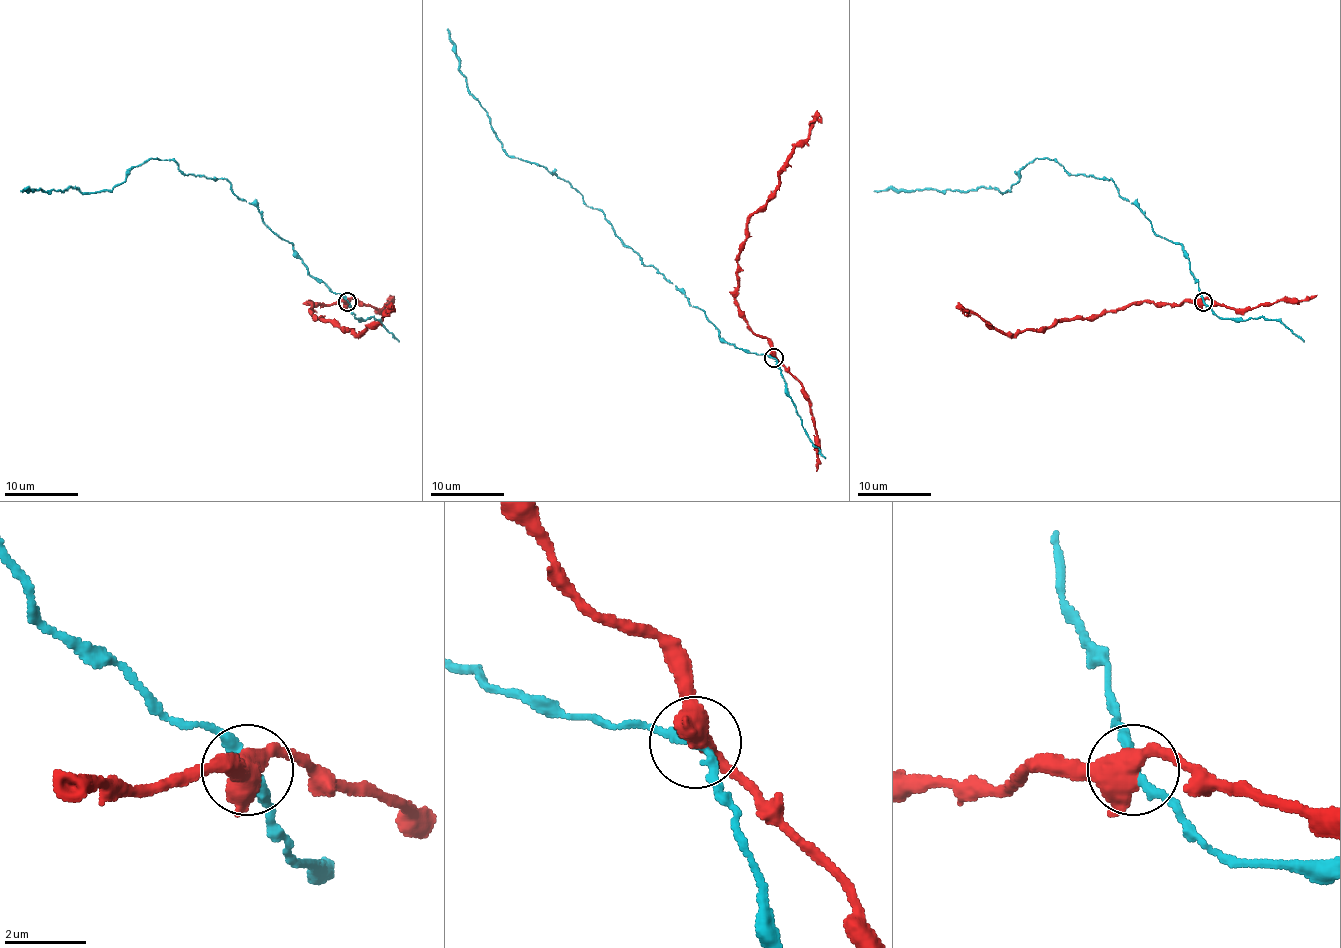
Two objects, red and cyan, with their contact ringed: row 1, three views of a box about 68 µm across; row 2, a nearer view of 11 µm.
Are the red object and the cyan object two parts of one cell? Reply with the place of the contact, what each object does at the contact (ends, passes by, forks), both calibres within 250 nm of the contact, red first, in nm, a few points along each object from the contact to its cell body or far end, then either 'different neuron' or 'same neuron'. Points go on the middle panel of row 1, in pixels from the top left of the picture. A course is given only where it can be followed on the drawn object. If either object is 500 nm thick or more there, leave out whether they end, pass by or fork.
at (773, 357); red forks there; cyan passes by; 480 nm thick on the red side, 200 nm on the other; red runs (773, 358), (736, 300), (740, 247), (817, 110); cyan runs (773, 358), (719, 336), (704, 311), (645, 265), (599, 210), (556, 175), (505, 151), (468, 88), (447, 28); different neuron

